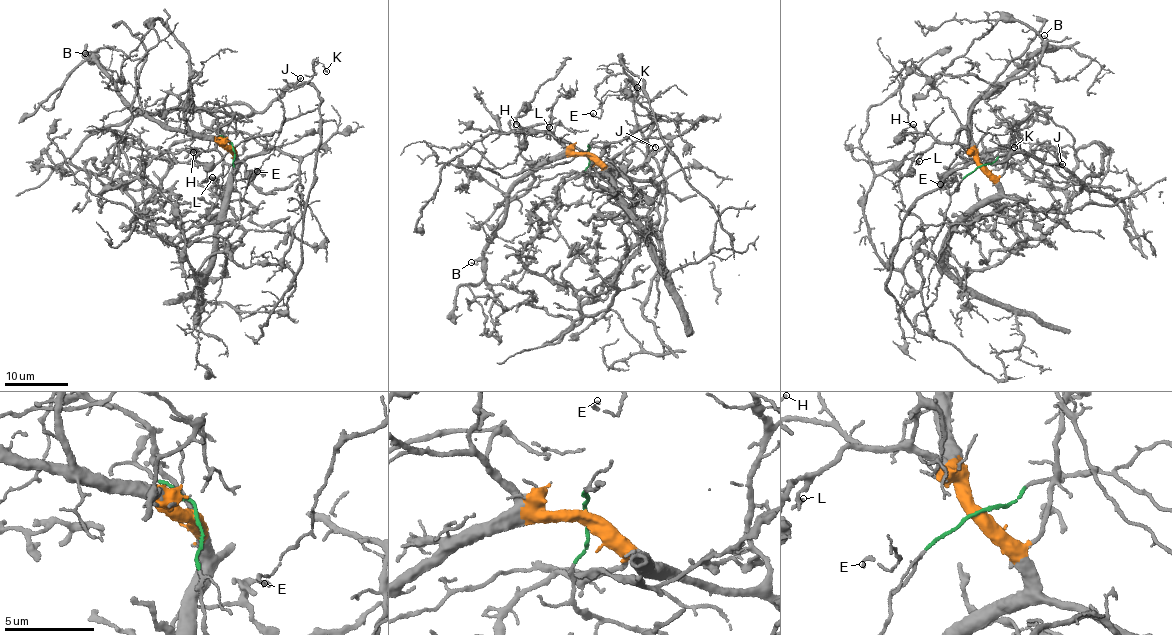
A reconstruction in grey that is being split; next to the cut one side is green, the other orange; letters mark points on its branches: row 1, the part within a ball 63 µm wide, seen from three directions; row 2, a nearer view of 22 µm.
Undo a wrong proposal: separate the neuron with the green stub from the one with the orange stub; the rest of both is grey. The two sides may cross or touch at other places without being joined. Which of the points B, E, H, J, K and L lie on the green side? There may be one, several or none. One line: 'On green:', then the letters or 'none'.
On green: E, J, K

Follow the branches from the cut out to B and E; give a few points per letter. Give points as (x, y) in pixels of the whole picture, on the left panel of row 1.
B: (232, 147), (224, 149), (212, 140), (199, 139), (146, 116), (124, 100), (95, 58), (85, 53)
E: (232, 147), (211, 128), (217, 119), (259, 112), (290, 85), (317, 90), (319, 106), (282, 126), (256, 172)

